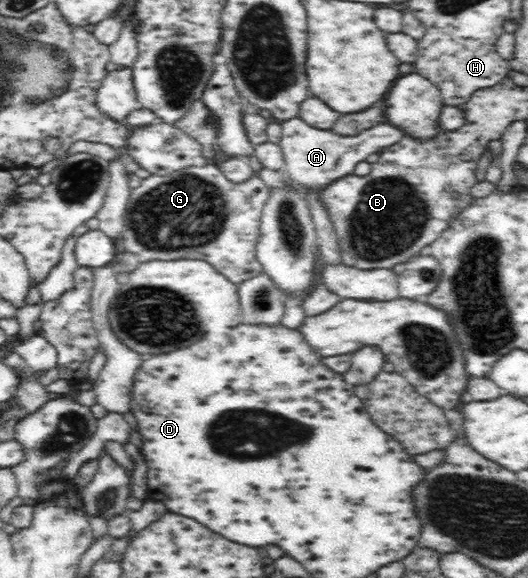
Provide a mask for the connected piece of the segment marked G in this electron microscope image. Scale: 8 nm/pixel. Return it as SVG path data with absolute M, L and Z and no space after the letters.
M207 164L202 167L190 166L172 175L151 174L143 179L138 187L131 189L119 247L123 251L140 255L140 245L142 245L148 249L168 251L168 259L190 257L190 259L204 260L218 267L232 283L242 283L254 277L256 273L262 272L262 266L258 263L255 252L260 235L263 206L266 205L269 195L270 187L266 186L261 178L252 176L246 181L234 183L226 179L216 164Z

